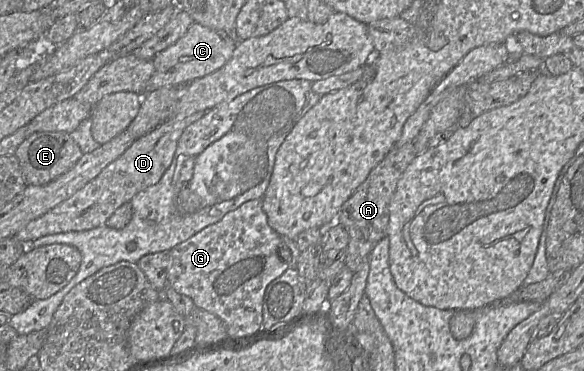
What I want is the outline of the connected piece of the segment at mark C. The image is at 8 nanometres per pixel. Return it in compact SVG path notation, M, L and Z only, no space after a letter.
M193 22L187 32L174 44L152 59L155 71L147 90L163 87L180 87L190 81L211 74L221 68L232 56L238 41L200 23Z

